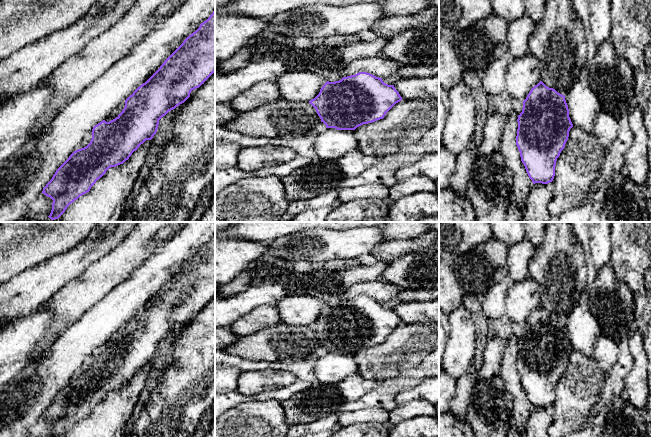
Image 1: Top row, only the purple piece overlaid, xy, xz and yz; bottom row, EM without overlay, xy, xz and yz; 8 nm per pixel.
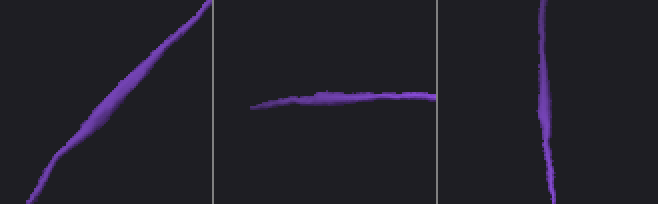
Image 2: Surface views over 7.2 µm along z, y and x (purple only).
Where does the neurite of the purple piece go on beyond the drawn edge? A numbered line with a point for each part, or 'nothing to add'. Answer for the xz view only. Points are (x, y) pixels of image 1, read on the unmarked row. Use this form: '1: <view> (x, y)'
nothing to add

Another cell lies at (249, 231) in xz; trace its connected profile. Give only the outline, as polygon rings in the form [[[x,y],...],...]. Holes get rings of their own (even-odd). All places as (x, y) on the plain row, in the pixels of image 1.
[[[235,222],[217,237],[269,242],[304,229],[343,231],[355,227],[381,227],[388,222]]]

